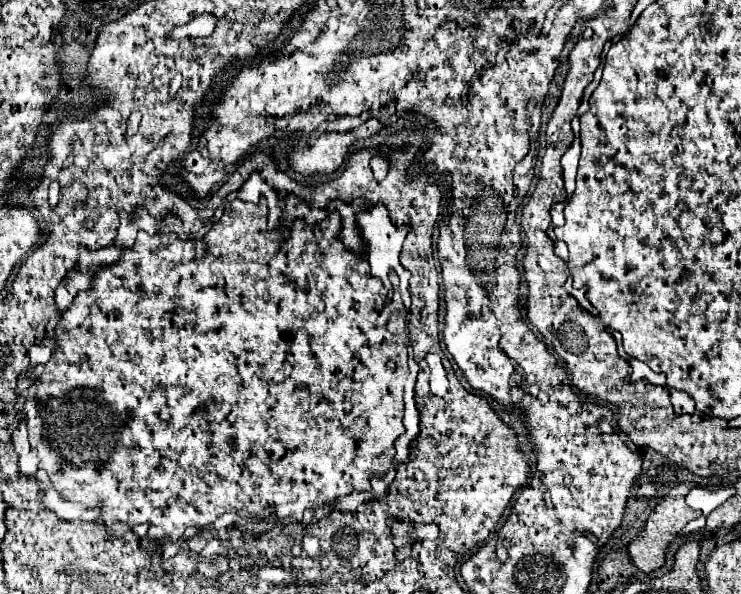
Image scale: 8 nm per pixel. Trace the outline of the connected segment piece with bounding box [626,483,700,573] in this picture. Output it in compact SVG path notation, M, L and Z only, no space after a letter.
M680 483L680 485L674 487L666 497L658 499L656 509L650 513L650 517L648 517L646 525L640 529L636 541L632 539L632 541L628 543L628 547L626 547L628 557L630 557L630 561L632 561L642 573L652 573L652 571L660 569L660 565L664 563L664 553L666 553L668 543L672 543L676 537L682 535L682 529L684 529L684 525L686 525L688 521L700 517L698 511L692 511L692 509L686 505L686 501L684 501L684 495L686 495L686 493L688 493L688 491L686 491L686 483Z

